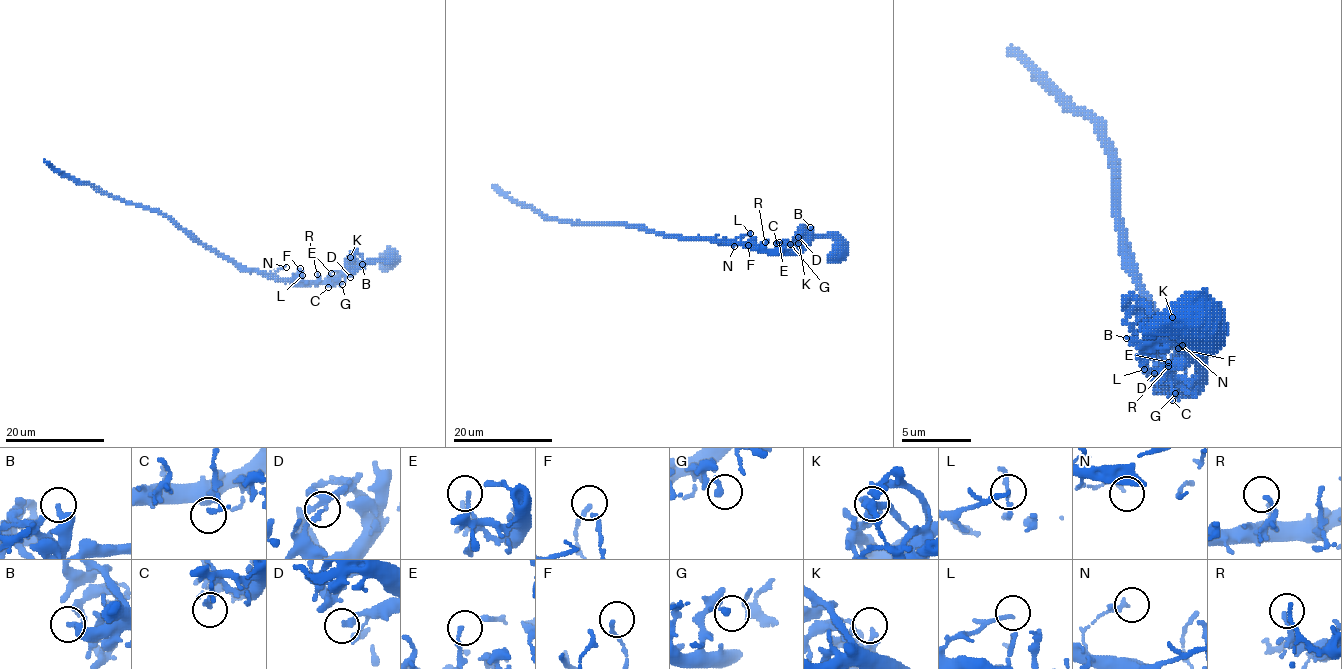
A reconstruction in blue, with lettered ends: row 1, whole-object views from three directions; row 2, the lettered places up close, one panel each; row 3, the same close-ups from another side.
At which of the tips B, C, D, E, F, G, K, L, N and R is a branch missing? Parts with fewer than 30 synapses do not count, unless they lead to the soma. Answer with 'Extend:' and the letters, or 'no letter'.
Extend: no letter

